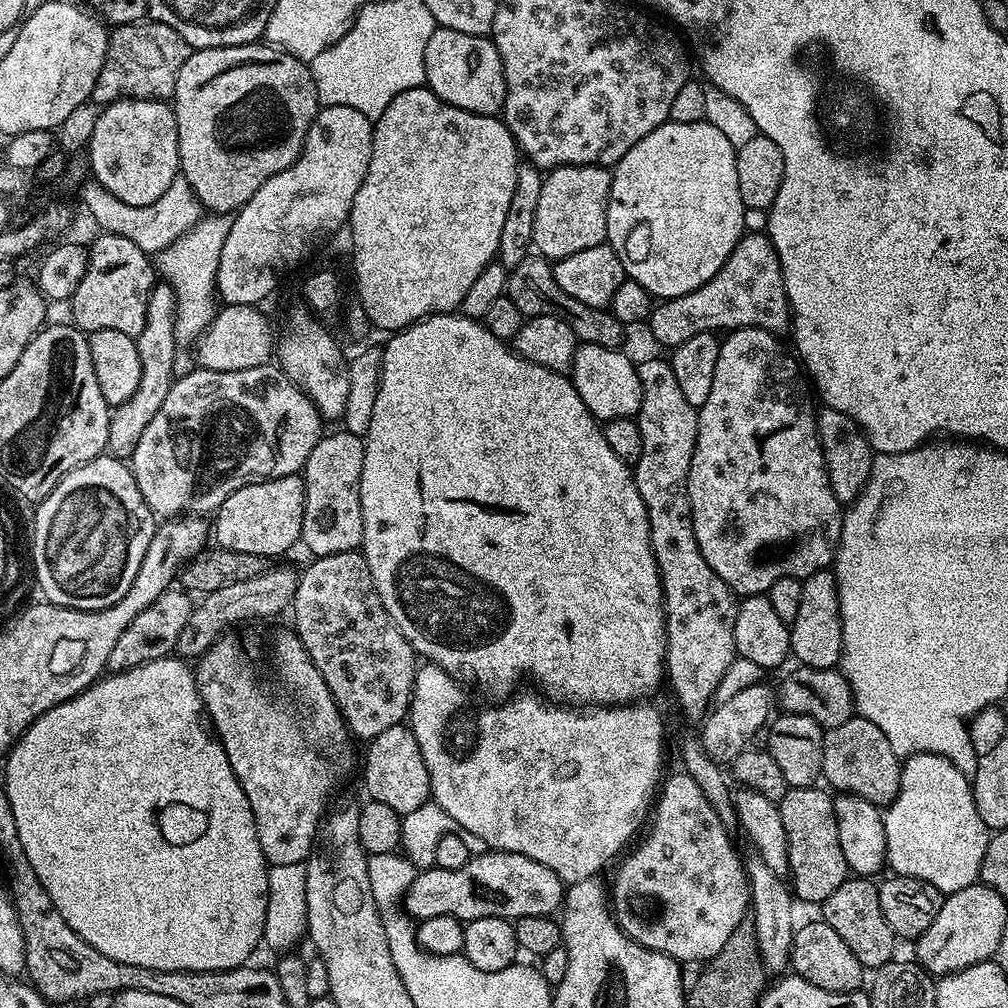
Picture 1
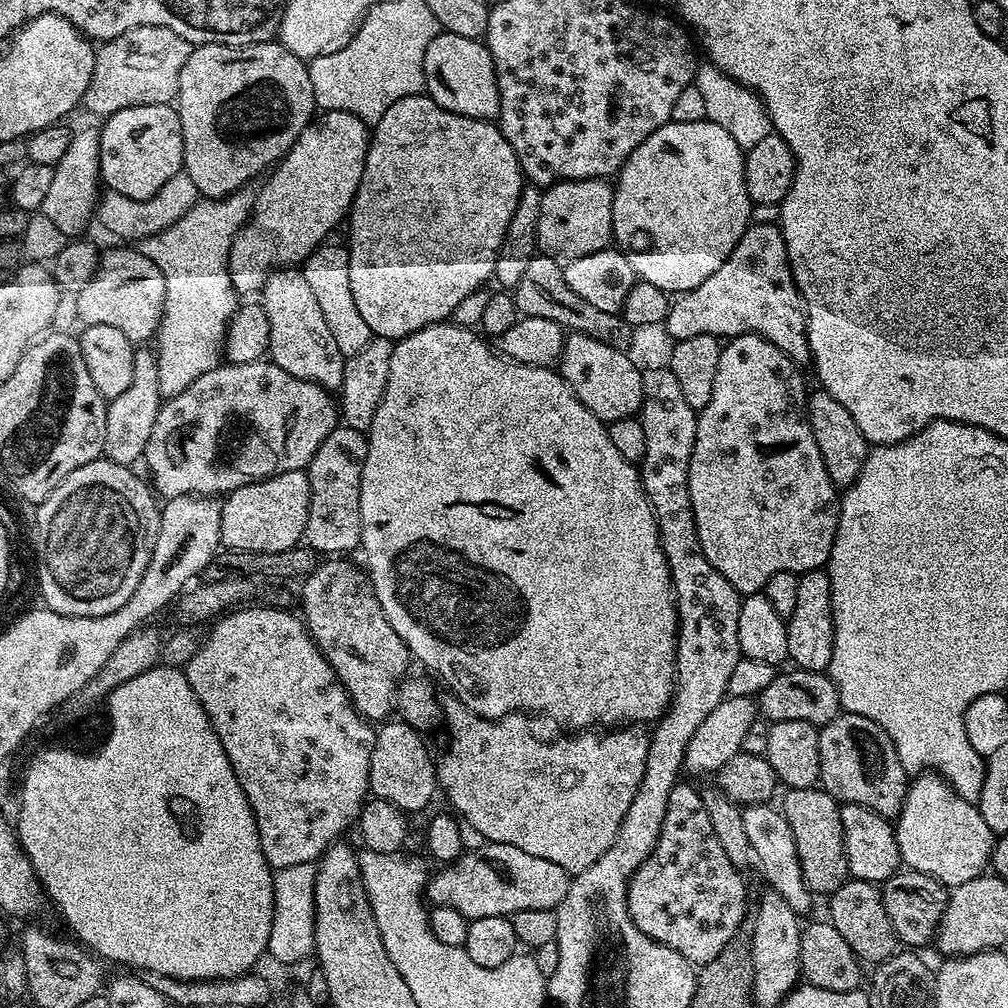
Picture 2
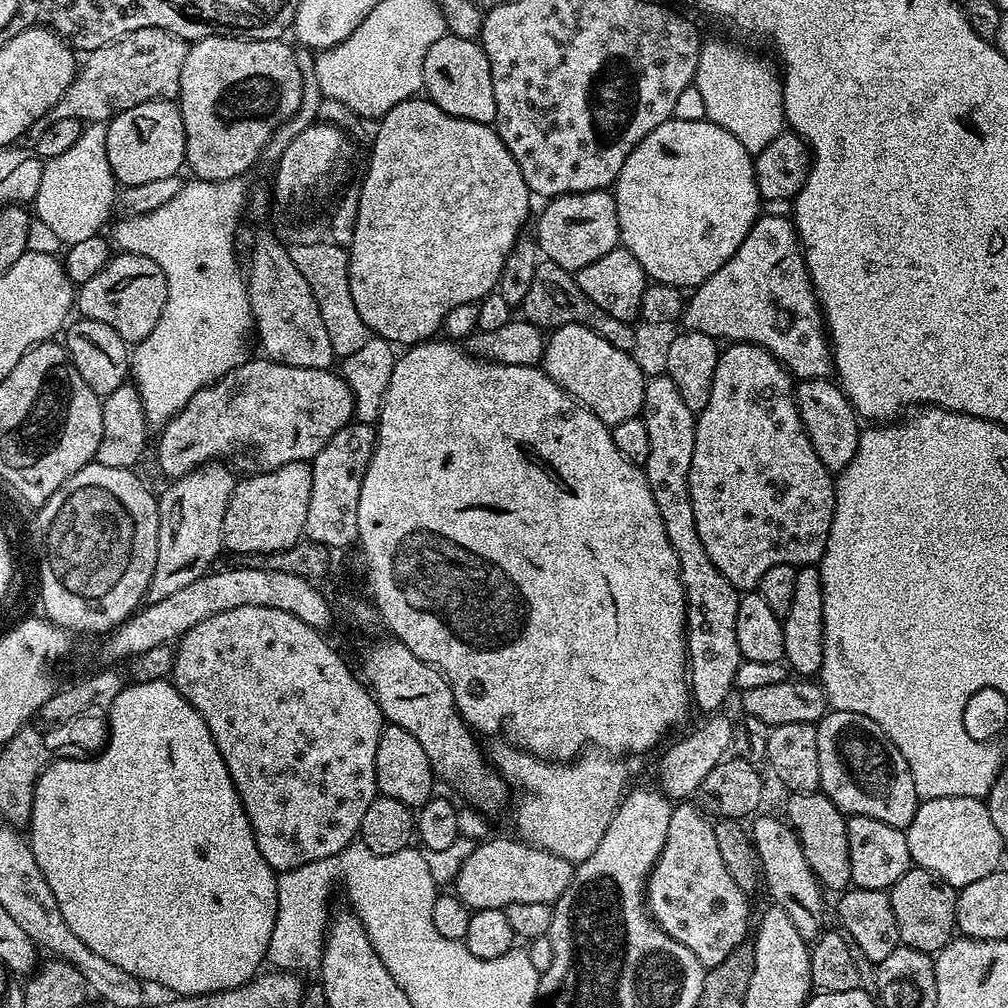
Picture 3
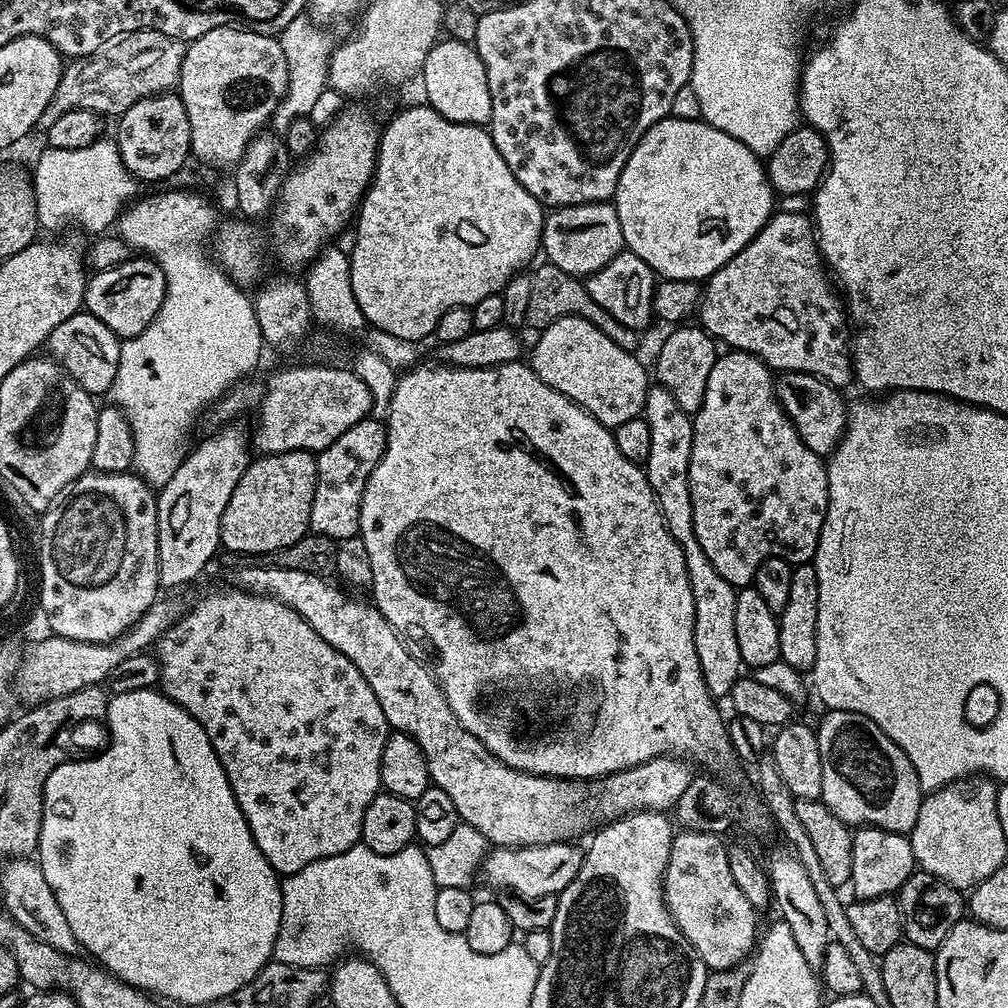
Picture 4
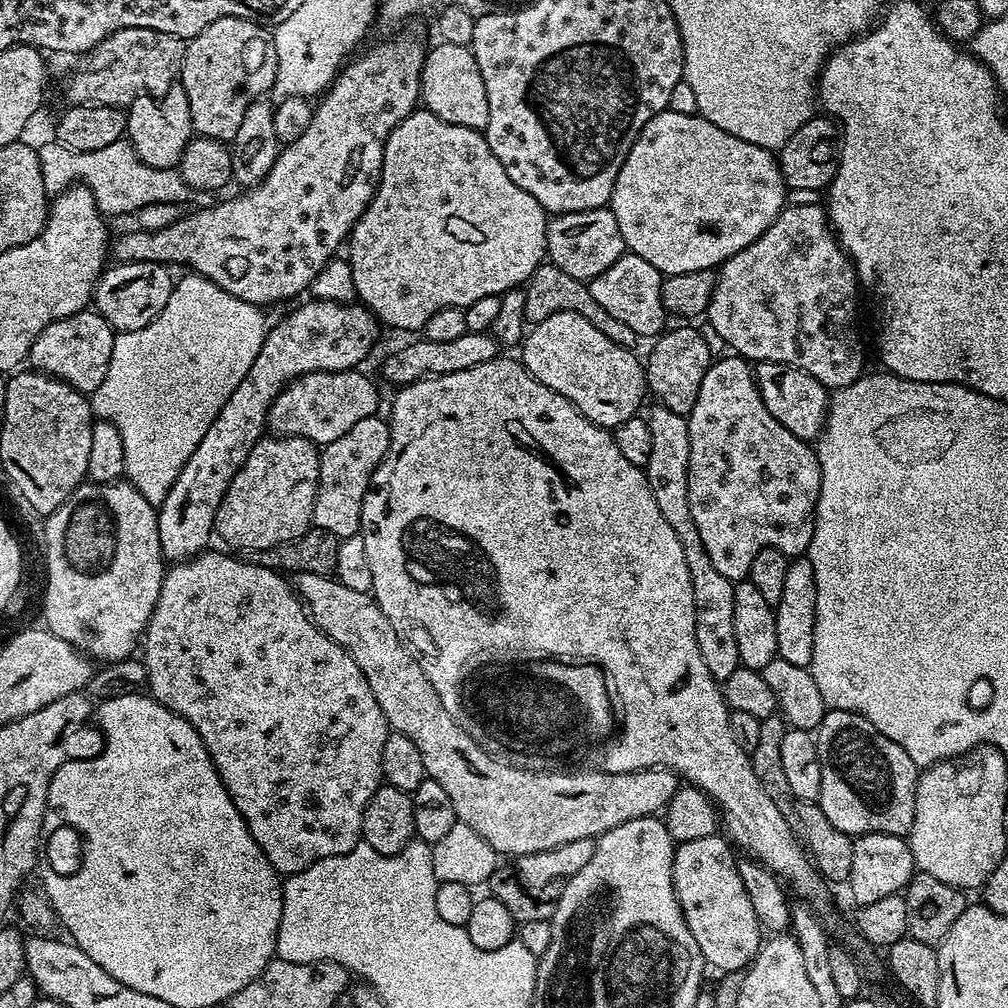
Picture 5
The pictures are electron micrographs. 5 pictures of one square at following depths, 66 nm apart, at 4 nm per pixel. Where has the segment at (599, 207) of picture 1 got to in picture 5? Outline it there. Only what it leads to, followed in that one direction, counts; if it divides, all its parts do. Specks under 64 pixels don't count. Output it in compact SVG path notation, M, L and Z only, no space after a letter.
M611 207L562 212L549 219L547 259L558 270L566 270L570 278L593 280L602 270L610 270L625 251L622 230L618 230L618 218L614 218Z

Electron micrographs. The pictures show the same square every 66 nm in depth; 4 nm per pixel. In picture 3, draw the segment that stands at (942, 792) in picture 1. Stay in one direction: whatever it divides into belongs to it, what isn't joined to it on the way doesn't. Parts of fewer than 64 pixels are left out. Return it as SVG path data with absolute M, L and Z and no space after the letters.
M934 798L923 801L906 831L913 865L940 876L958 890L970 882L978 882L978 878L986 878L986 874L1001 867L1000 855L1006 840L994 826L984 800Z

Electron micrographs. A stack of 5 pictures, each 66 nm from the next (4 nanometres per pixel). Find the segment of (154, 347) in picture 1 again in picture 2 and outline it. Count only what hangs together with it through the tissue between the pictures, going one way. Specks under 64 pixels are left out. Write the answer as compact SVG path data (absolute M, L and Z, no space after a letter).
M148 346L137 347L134 351L134 374L130 377L130 386L126 386L122 394L107 401L103 459L115 464L135 465L135 460L137 463L144 455L146 442L150 442L150 430L154 430L154 418L158 418L161 403L155 351Z

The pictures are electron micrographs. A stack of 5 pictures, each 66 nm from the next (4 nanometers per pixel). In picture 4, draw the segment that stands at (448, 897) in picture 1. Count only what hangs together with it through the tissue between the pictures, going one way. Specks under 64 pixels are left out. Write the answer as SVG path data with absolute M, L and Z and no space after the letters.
M575 843L539 844L525 848L493 847L484 858L482 876L488 879L492 888L504 888L505 893L515 893L528 900L543 896L559 897L560 893L574 882L578 870L584 861L584 852L575 848Z

